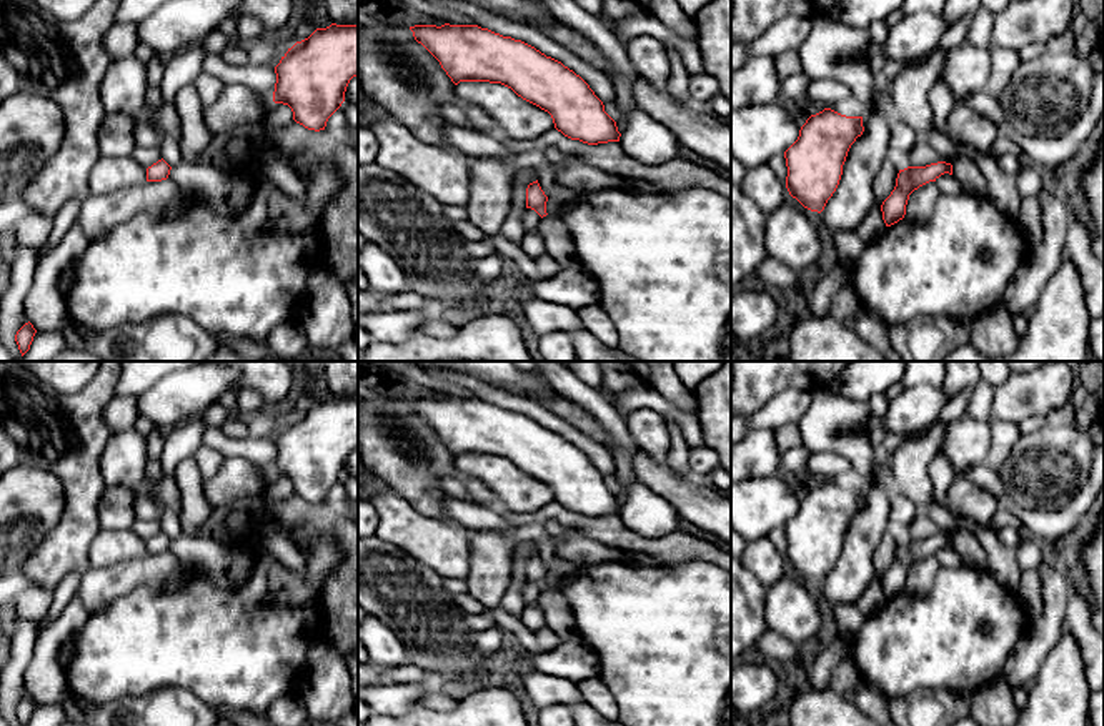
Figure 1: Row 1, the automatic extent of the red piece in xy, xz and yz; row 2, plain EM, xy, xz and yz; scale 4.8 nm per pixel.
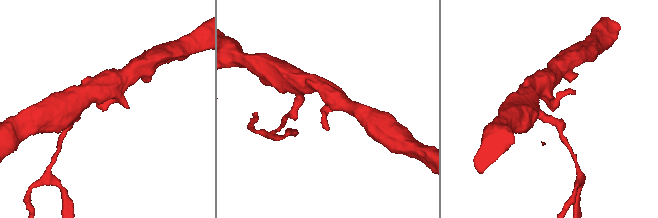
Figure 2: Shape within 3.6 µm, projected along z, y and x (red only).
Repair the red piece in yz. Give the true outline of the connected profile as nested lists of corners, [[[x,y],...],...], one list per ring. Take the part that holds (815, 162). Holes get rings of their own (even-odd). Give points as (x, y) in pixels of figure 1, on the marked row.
[[[831,108],[811,115],[801,127],[798,140],[784,152],[789,195],[804,208],[821,213],[839,185],[851,145],[863,132],[863,117],[846,117]]]

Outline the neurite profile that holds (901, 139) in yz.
[[[901,120],[891,123],[888,158],[894,163],[896,168],[904,170],[911,167],[909,155],[916,145],[914,130]]]

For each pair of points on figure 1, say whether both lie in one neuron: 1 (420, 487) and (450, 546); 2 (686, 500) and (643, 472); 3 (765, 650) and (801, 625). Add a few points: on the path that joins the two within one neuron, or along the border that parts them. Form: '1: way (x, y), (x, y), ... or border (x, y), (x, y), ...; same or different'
1: border (403, 497), (418, 512), (458, 527); different
2: way (676, 490), (653, 473); same
3: border (770, 630), (798, 646); different

